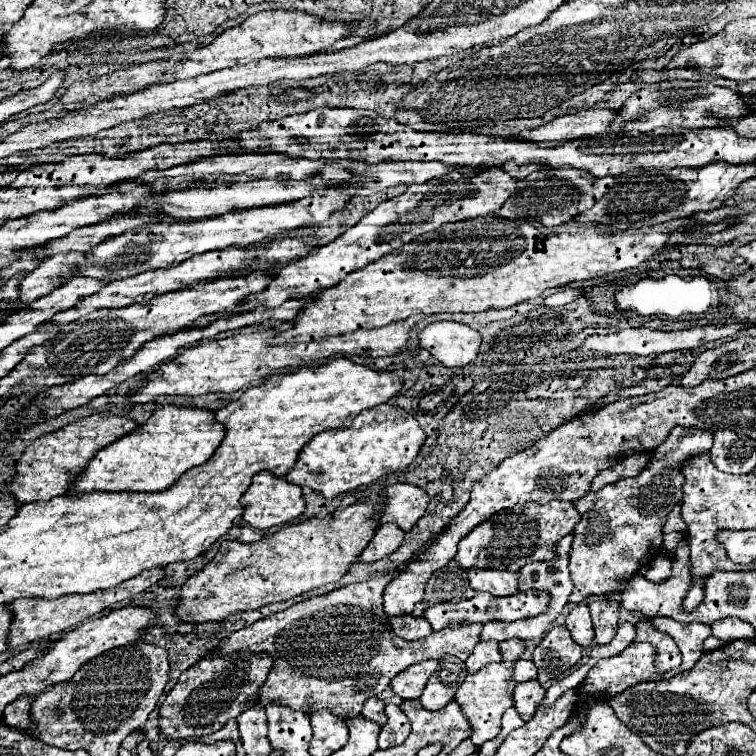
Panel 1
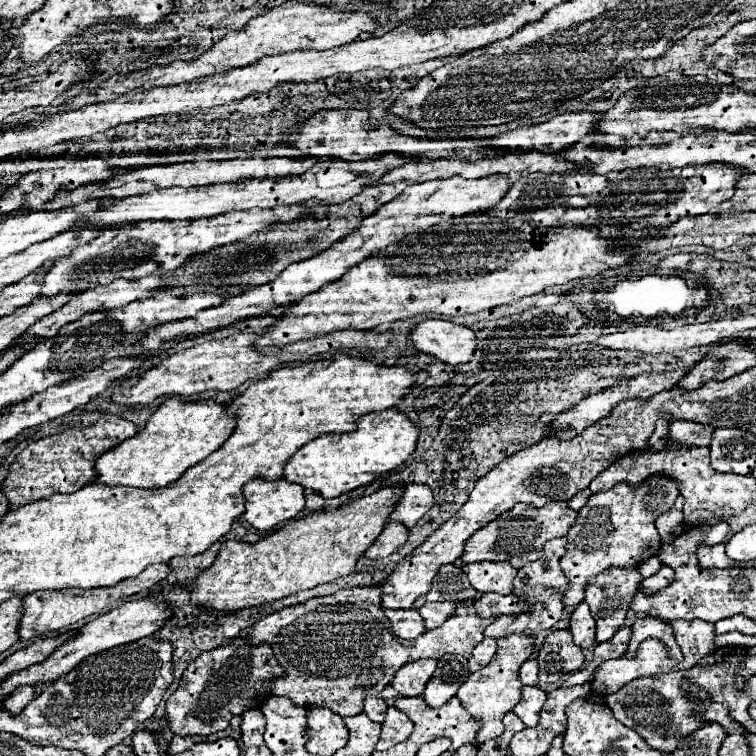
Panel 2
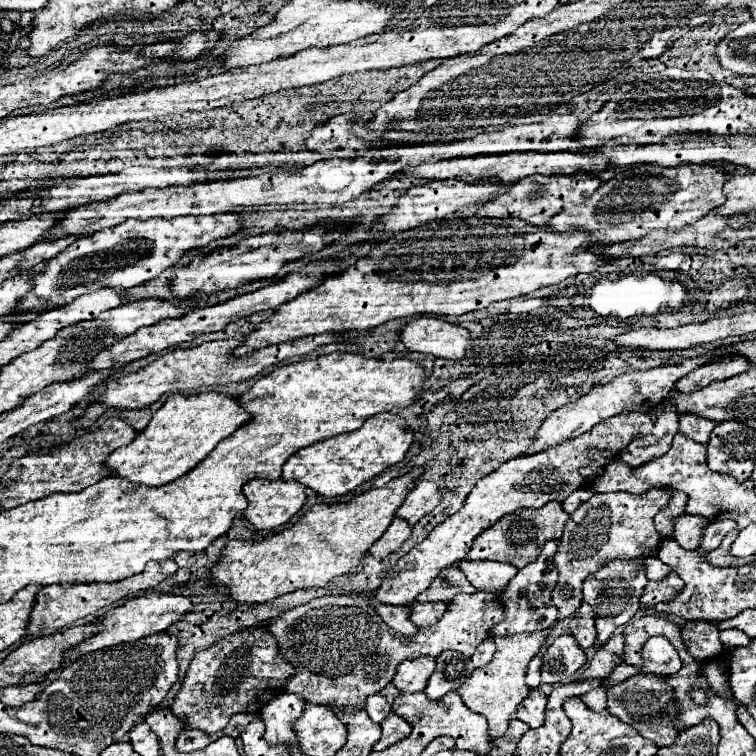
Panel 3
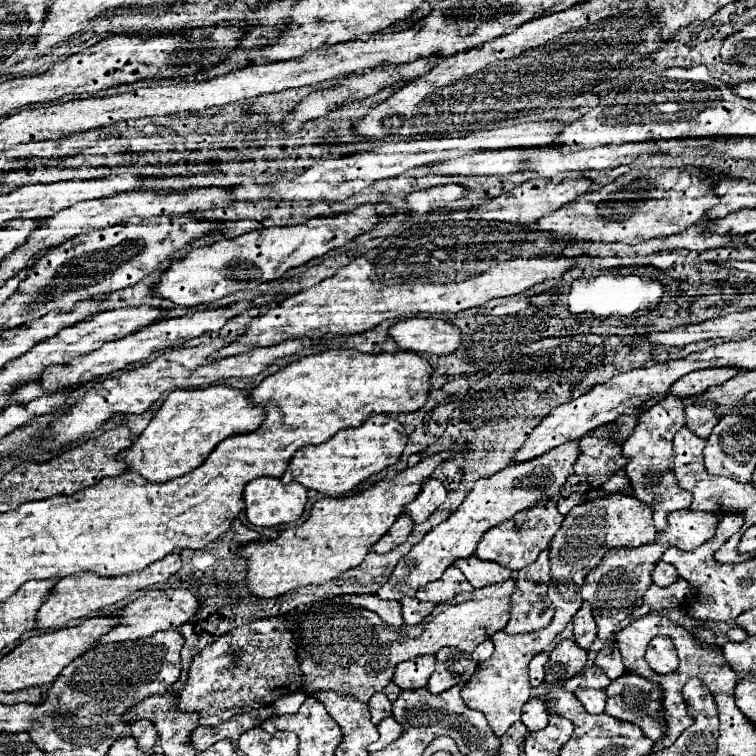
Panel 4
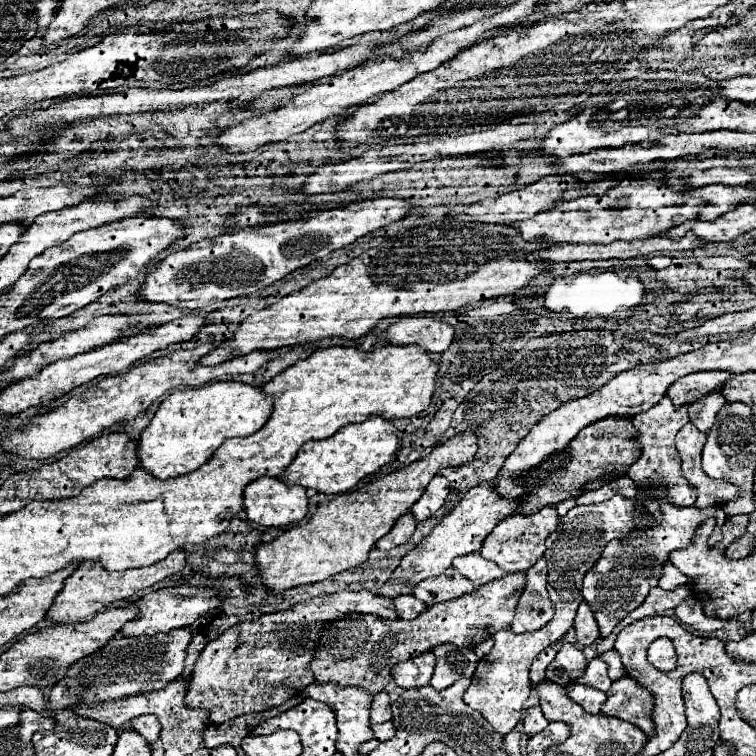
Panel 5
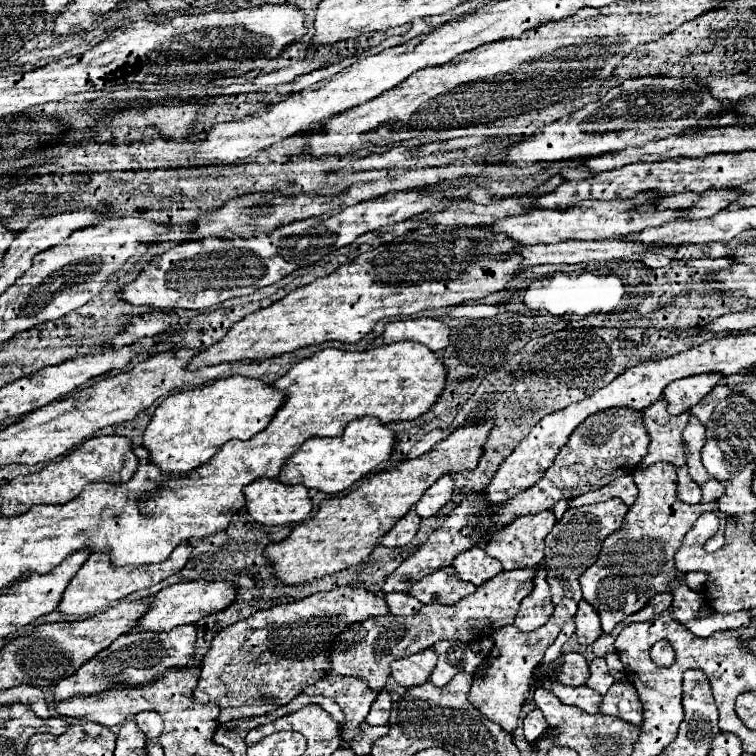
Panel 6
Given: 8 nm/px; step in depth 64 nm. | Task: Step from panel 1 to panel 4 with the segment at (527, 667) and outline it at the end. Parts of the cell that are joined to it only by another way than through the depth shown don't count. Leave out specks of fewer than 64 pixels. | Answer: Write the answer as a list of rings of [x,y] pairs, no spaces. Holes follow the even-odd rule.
[[[548,652],[546,654],[538,654],[532,662],[530,662],[530,684],[538,686],[544,682],[544,664],[548,662]]]

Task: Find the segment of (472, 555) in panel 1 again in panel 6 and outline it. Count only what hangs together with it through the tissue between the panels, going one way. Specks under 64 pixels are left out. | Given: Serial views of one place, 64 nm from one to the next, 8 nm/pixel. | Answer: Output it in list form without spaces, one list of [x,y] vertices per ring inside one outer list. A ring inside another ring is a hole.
[[[550,510],[536,516],[520,516],[492,536],[492,540],[486,544],[486,552],[498,558],[504,570],[536,566],[544,558],[544,538],[554,524],[556,518]]]

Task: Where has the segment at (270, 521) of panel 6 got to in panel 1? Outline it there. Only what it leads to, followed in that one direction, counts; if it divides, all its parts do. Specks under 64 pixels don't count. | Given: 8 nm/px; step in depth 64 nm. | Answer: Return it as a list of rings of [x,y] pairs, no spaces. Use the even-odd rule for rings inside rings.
[[[258,472],[242,496],[242,506],[244,506],[244,520],[250,526],[254,526],[256,530],[268,530],[272,526],[292,522],[304,512],[302,488],[286,482],[284,478],[276,478],[270,472]]]

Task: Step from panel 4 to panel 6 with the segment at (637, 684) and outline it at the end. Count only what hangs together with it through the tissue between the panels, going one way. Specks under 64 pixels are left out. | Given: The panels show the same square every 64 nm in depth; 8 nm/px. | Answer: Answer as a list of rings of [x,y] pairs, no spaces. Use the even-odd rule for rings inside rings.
[[[614,682],[612,688],[602,696],[600,704],[602,714],[618,716],[634,726],[642,722],[642,702],[636,694],[636,688],[630,682]]]

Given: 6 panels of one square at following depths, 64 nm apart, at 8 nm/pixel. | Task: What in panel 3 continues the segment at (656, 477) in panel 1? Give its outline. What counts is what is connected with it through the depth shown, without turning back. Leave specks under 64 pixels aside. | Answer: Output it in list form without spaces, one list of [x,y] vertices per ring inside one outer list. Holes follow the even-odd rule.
[[[680,414],[680,430],[688,438],[696,442],[708,442],[710,432],[714,430],[716,422],[714,420],[704,420],[704,416],[692,416],[692,414]],[[652,488],[638,496],[628,492],[594,494],[570,514],[554,556],[554,564],[558,568],[558,584],[552,590],[552,602],[558,608],[556,622],[574,616],[574,612],[580,608],[582,582],[588,574],[600,570],[608,560],[634,560],[658,548],[660,536],[652,518],[668,504],[668,498],[668,488]]]

